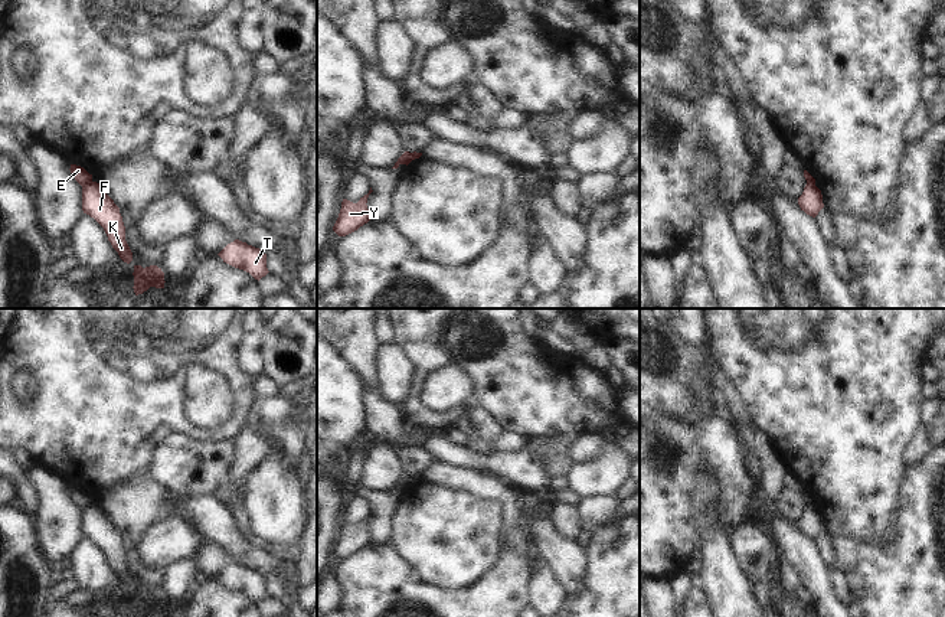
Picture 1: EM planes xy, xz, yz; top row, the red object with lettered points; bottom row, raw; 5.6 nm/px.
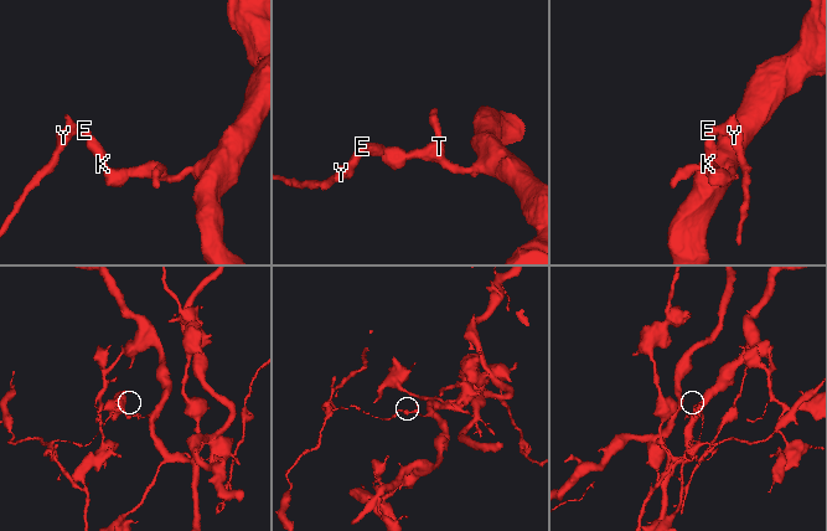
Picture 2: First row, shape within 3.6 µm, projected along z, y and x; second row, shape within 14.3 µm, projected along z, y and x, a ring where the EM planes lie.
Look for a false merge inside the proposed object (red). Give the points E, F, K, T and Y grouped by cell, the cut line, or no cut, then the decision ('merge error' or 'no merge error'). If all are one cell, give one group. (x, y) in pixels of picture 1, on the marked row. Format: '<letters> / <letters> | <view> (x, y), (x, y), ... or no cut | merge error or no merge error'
E Y / F K T | xy (91, 180), (82, 188) | merge error

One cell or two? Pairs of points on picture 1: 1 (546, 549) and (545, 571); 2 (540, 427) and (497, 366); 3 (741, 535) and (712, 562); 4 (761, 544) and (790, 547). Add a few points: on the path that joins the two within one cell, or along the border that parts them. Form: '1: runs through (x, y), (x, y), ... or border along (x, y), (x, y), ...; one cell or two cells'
1: border along (538, 558), (555, 571), (566, 588); two cells
2: runs through (540, 413), (512, 381); one cell
3: border along (729, 529), (732, 554), (744, 575); two cells
4: border along (761, 525), (780, 549); two cells

